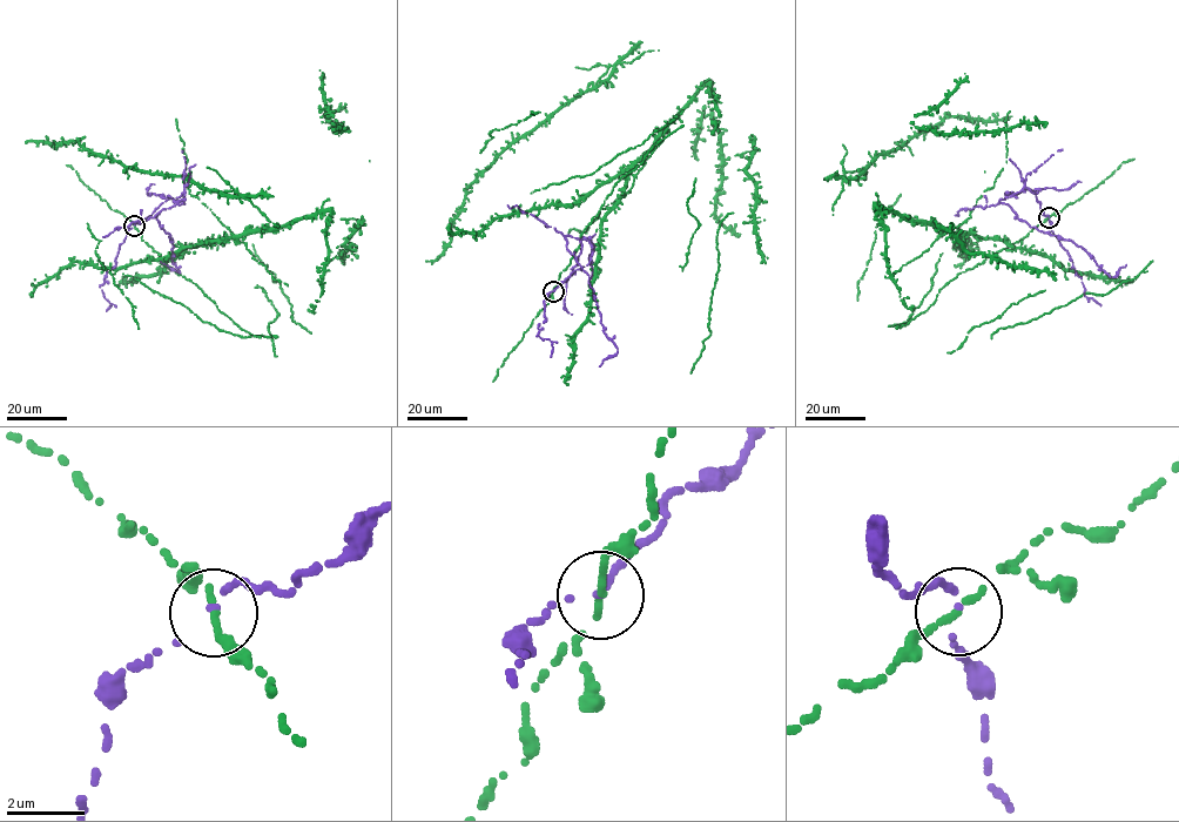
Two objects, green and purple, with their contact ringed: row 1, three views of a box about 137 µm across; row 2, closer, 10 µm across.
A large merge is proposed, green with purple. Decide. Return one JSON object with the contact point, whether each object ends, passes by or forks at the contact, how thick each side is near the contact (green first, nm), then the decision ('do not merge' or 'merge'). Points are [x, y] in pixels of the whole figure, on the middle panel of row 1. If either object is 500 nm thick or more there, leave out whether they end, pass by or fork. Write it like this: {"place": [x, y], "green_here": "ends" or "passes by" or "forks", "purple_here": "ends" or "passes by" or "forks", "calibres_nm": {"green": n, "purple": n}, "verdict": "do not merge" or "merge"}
{"place": [553, 291], "green_here": "ends", "purple_here": "ends", "calibres_nm": {"green": 220, "purple": 100}, "verdict": "do not merge"}

